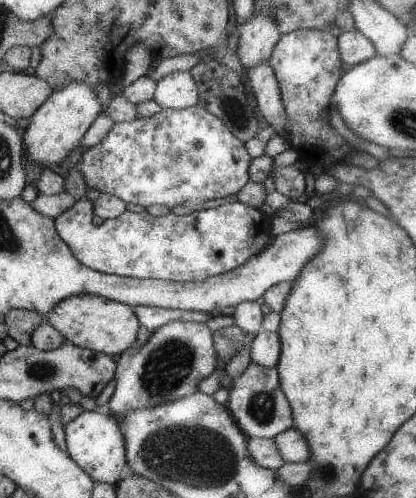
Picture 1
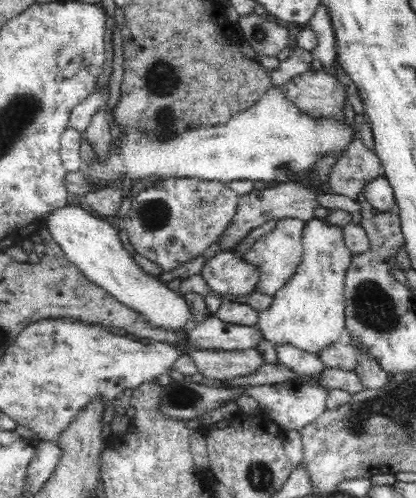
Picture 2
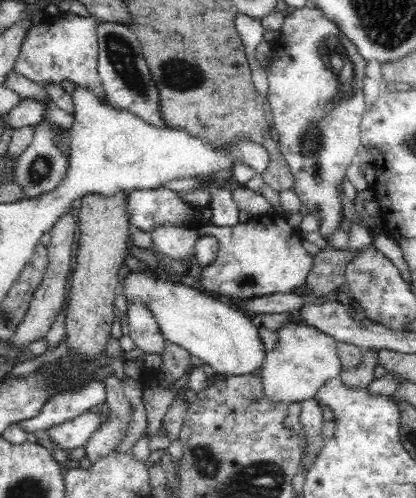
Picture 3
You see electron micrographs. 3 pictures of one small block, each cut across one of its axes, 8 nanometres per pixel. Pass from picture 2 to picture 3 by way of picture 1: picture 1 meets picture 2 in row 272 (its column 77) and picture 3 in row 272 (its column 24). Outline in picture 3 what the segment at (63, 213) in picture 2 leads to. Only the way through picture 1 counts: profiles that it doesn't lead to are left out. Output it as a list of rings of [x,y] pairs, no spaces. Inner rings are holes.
[[[140,270],[130,272],[126,282],[120,284],[120,292],[126,294],[128,304],[144,304],[148,308],[168,342],[182,346],[190,352],[190,356],[210,364],[218,374],[248,376],[258,370],[268,356],[260,330],[250,318],[190,286],[166,280],[164,276],[154,276],[154,272],[148,270]]]

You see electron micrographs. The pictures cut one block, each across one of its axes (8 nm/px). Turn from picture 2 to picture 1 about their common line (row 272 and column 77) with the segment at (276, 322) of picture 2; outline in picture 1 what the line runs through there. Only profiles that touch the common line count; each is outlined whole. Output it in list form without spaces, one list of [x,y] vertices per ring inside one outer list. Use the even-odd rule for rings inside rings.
[[[79,294],[79,296],[69,296],[55,304],[49,310],[49,316],[45,318],[47,324],[51,324],[55,330],[63,334],[69,344],[75,344],[77,348],[91,350],[97,354],[107,354],[111,358],[117,358],[123,354],[131,344],[135,342],[139,320],[135,318],[135,312],[131,306],[107,300],[103,296],[91,296],[91,294]]]

